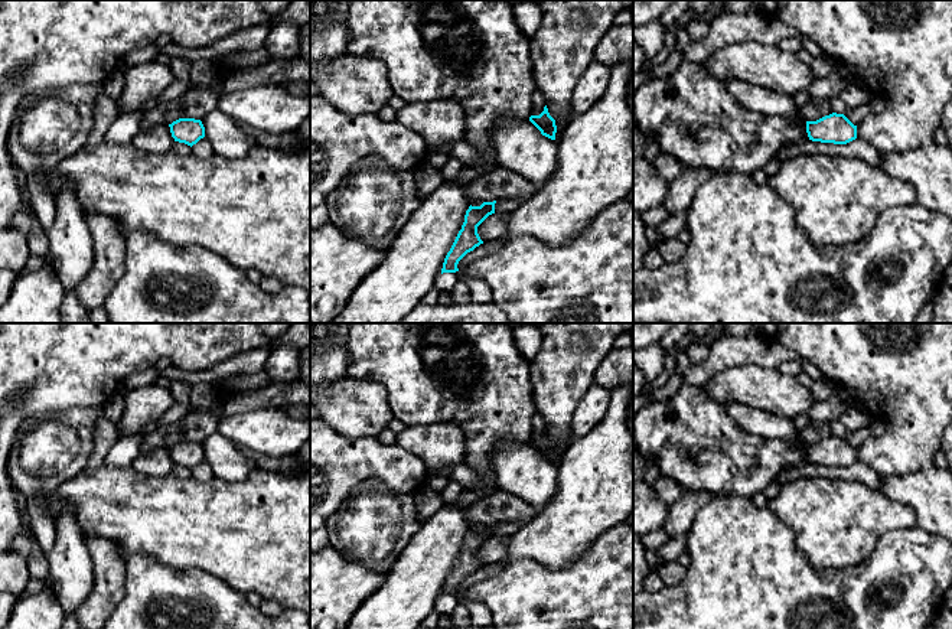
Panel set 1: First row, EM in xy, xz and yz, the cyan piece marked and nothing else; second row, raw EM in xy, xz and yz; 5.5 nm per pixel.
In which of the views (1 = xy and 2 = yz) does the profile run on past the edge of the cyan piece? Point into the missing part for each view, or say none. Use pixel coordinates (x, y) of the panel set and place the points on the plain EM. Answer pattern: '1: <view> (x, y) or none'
1: none
2: none

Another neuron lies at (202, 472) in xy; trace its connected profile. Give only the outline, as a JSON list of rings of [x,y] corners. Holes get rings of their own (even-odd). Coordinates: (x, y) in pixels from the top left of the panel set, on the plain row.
[[[203,460],[196,467],[192,469],[192,479],[198,482],[209,482],[215,479],[215,473],[211,465],[206,460]]]

